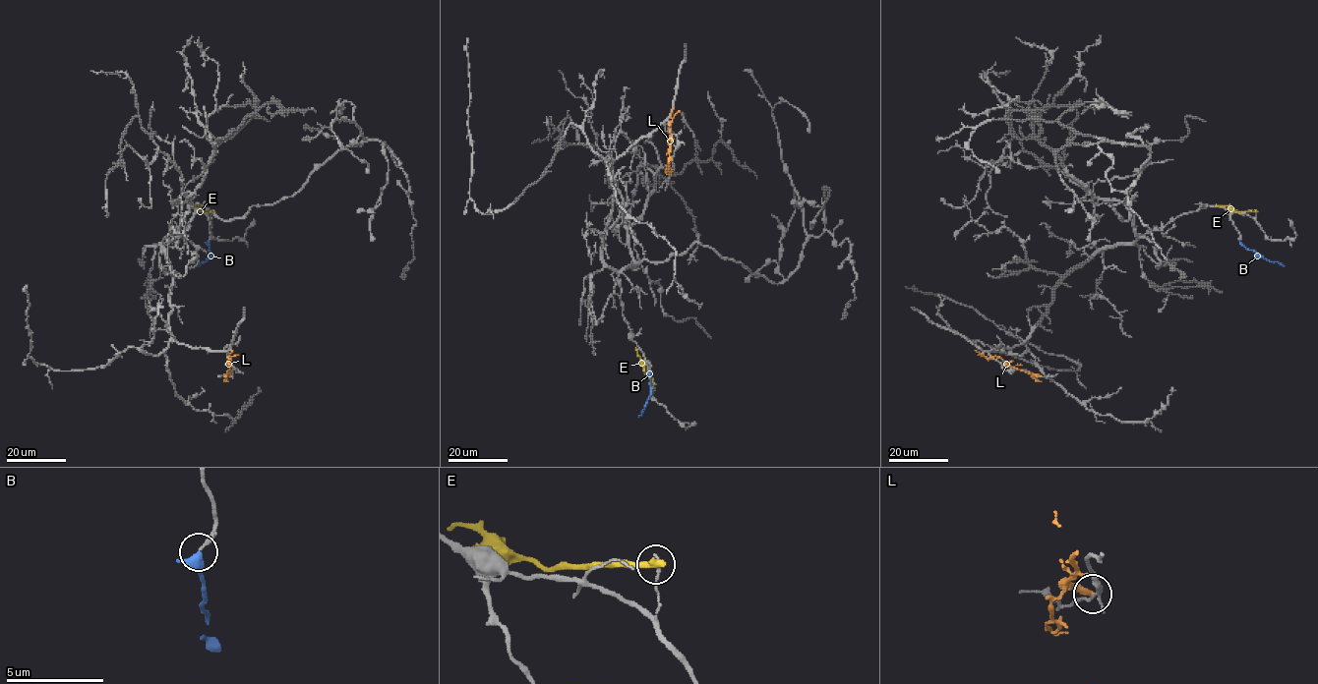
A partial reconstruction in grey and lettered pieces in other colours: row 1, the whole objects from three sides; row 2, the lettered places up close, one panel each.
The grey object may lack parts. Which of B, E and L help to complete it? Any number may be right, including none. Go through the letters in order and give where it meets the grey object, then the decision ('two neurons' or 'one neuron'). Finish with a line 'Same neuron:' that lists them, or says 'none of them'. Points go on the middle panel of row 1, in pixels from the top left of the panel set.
B: contact (649, 372); one neuron
E: contact (653, 388); two neurons
L: contact (673, 170); two neurons
Same neuron: B

